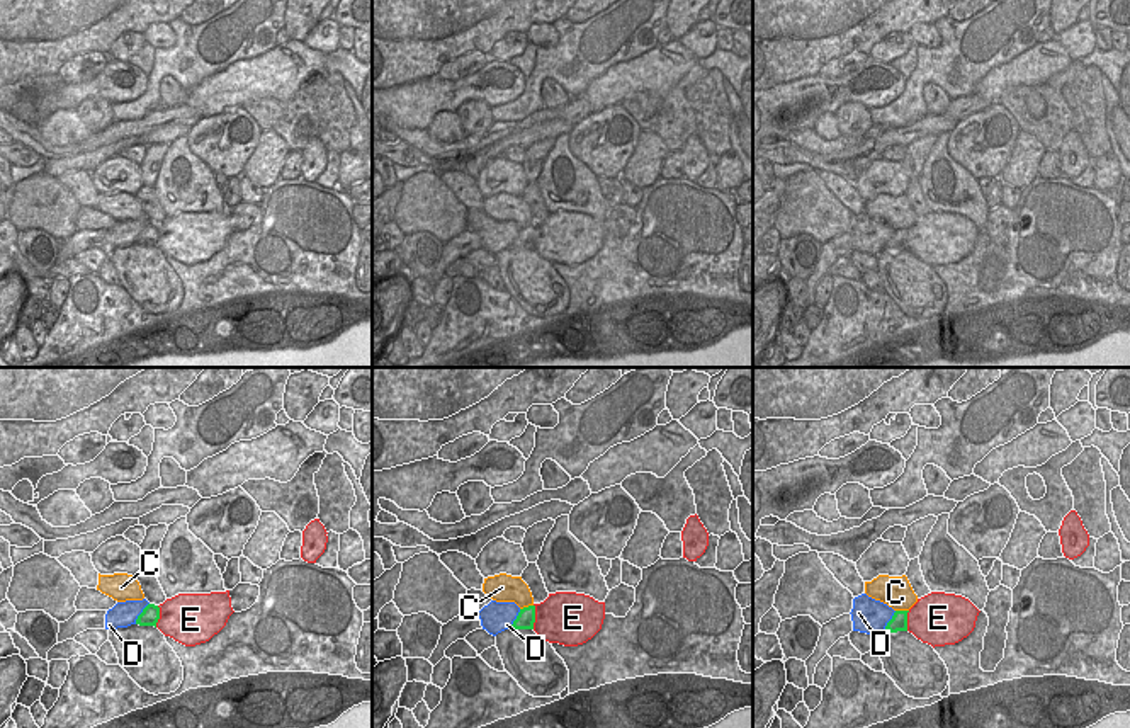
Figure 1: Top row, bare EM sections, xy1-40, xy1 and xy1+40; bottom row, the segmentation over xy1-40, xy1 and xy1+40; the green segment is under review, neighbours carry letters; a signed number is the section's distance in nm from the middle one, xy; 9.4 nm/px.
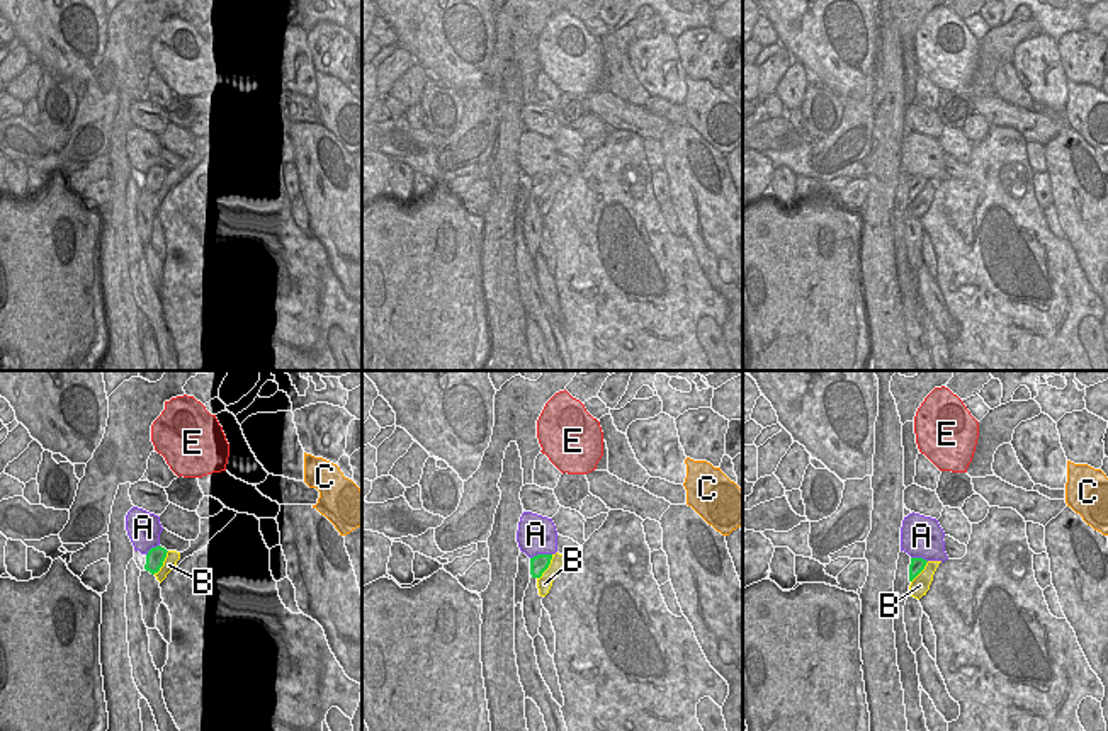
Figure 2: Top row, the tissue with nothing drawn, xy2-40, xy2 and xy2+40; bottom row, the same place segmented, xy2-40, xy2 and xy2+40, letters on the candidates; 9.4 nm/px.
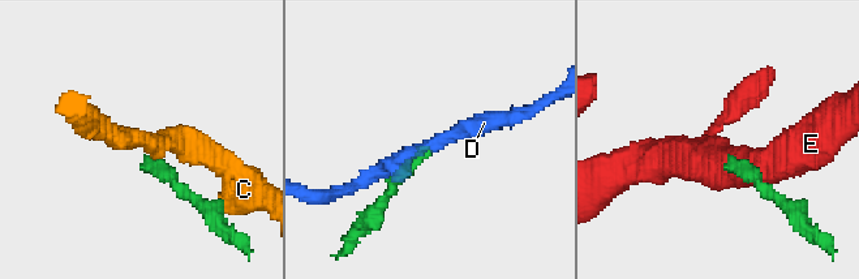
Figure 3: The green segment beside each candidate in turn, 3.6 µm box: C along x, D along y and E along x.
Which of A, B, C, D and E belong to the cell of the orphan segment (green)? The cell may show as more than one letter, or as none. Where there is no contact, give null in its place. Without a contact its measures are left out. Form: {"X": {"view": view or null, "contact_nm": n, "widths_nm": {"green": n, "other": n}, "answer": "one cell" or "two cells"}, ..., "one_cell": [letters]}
{"A": {"view": "xy2", "contact_nm": 220, "widths_nm": {"green": 170, "other": 360}, "answer": "two cells"}, "B": {"view": "xy2", "contact_nm": 280, "widths_nm": {"green": 170, "other": 140}, "answer": "one cell"}, "C": {"view": "xy1", "contact_nm": 140, "widths_nm": {"green": 170, "other": 260}, "answer": "two cells"}, "D": {"view": "xy1-40", "contact_nm": 240, "widths_nm": {"green": 170, "other": 240}, "answer": "two cells"}, "E": {"view": "xy1", "contact_nm": 240, "widths_nm": {"green": 170, "other": 460}, "answer": "two cells"}, "one_cell": ["B"]}

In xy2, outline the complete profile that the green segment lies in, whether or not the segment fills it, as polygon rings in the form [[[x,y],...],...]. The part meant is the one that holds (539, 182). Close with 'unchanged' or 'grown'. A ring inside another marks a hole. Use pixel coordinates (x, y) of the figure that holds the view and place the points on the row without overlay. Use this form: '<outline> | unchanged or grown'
[[[537,173],[530,177],[530,194],[537,199],[539,214],[546,216],[552,206],[556,192],[569,177],[556,173]]] | grown

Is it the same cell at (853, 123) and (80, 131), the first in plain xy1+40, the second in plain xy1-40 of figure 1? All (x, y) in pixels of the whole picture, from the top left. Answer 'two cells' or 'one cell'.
two cells

